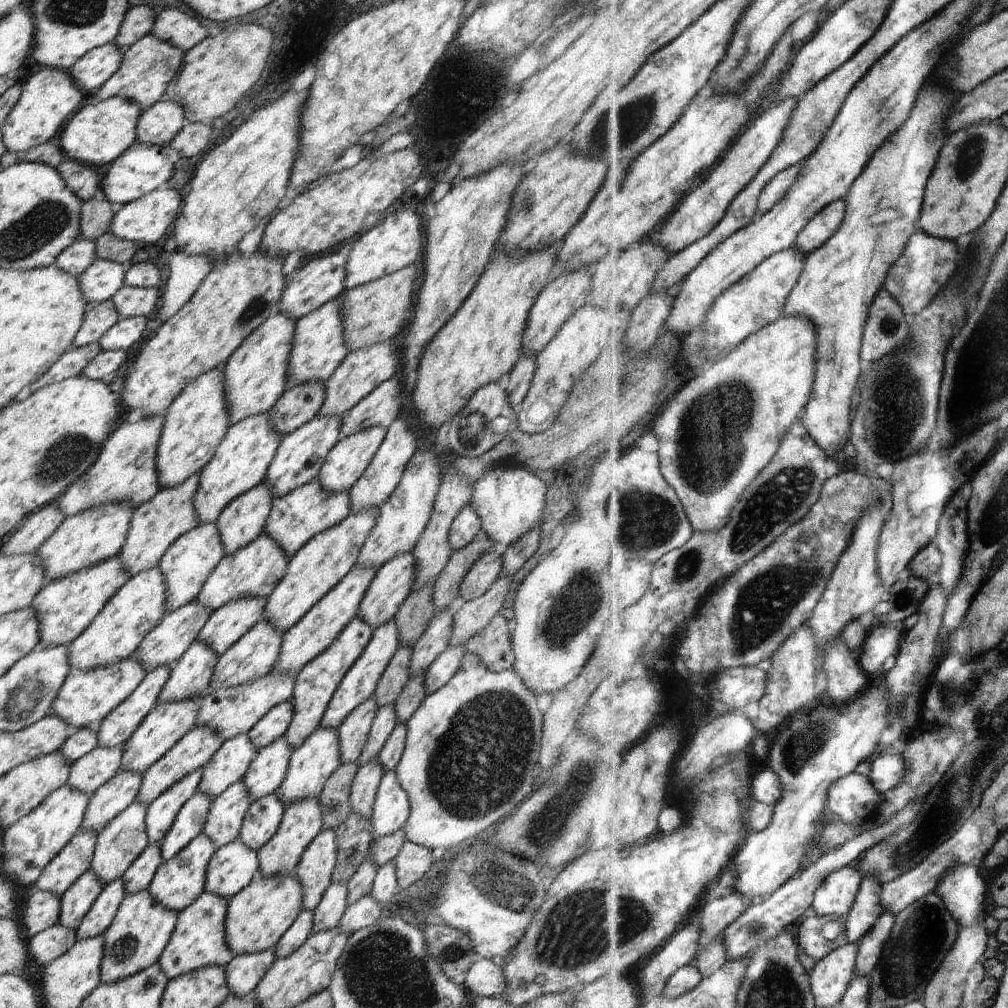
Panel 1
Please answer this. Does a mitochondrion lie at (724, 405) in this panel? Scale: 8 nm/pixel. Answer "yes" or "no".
yes

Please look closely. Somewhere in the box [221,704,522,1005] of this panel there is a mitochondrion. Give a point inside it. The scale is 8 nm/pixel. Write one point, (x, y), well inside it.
(452, 953)

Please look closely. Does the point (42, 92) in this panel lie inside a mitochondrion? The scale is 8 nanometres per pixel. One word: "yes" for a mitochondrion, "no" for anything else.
no

